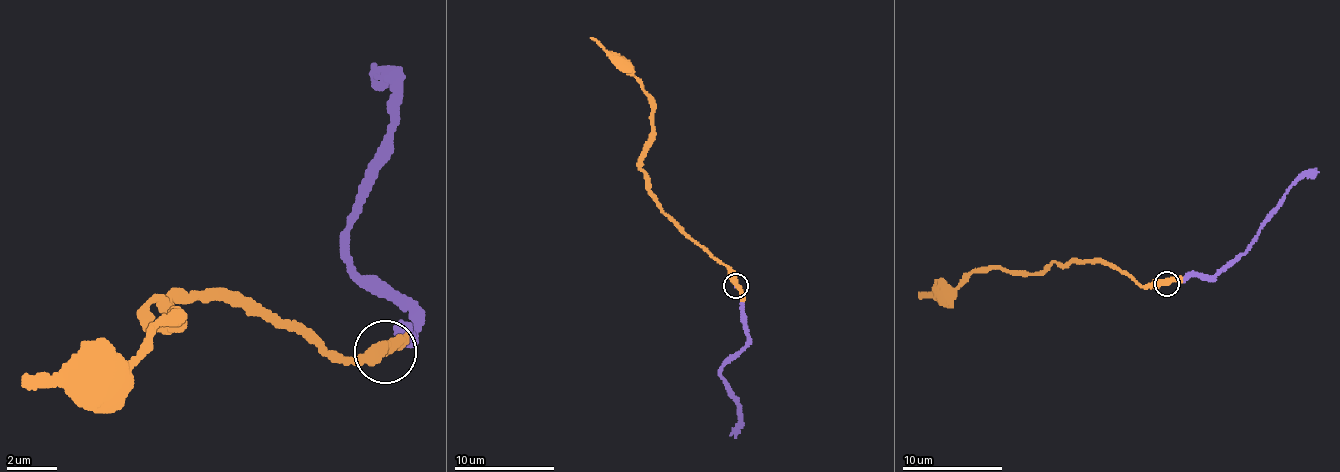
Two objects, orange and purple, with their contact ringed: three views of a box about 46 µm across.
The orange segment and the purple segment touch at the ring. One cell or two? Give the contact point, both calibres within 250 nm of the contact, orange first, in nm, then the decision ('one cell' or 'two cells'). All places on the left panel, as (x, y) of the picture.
(385, 352) | 400/70 nm | one cell

